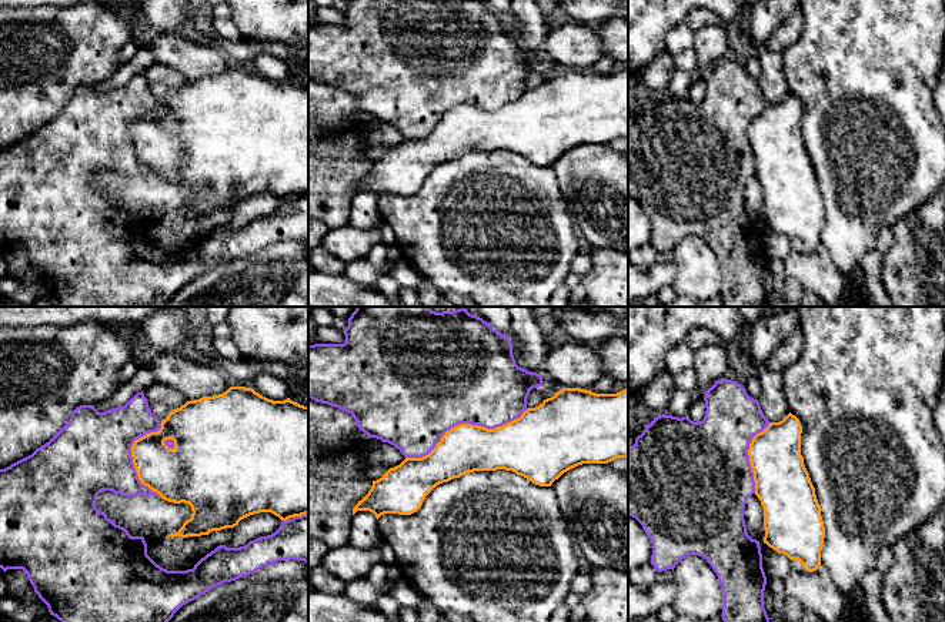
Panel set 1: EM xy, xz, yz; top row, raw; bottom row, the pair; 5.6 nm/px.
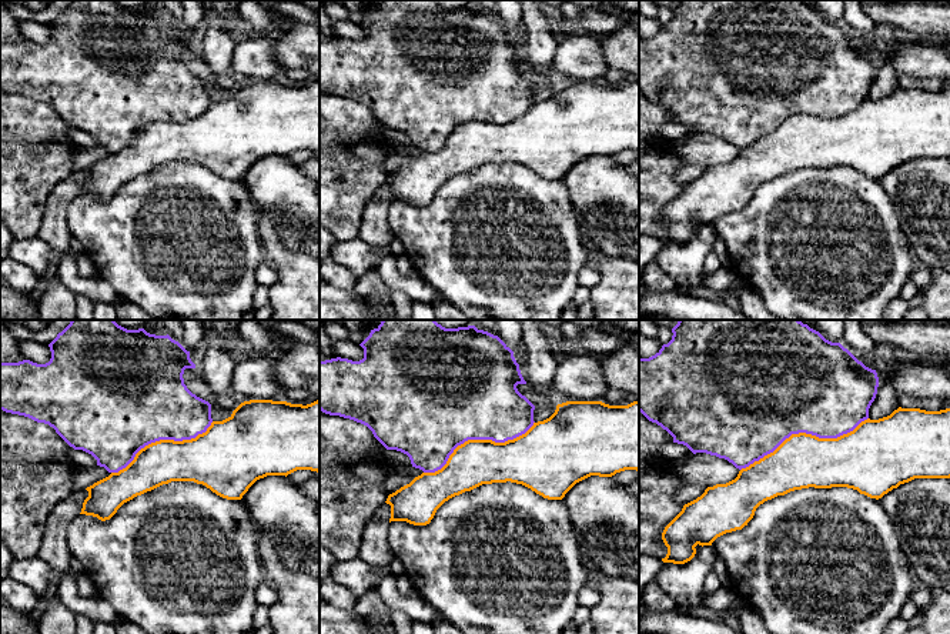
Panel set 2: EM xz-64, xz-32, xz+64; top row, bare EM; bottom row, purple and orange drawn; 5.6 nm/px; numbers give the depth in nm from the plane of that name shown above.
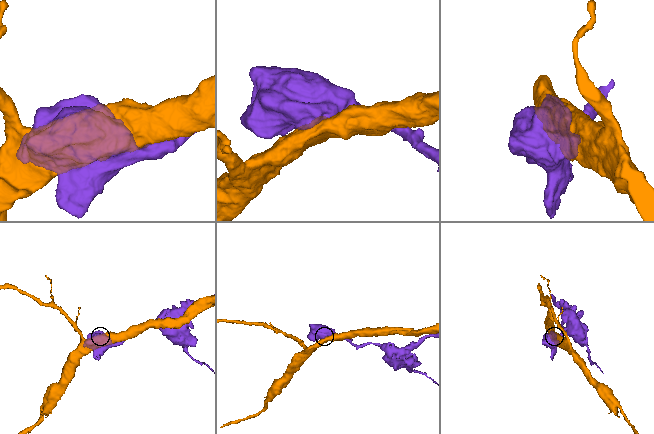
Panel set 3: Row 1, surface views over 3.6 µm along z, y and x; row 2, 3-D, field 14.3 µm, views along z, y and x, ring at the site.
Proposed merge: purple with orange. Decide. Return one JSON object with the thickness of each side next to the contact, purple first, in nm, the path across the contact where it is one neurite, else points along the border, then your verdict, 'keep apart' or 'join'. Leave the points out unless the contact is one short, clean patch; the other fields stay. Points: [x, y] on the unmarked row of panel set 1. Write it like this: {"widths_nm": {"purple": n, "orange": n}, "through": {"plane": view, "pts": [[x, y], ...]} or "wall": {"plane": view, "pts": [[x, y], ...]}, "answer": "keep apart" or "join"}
{"widths_nm": {"purple": 500, "orange": 280}, "answer": "keep apart"}

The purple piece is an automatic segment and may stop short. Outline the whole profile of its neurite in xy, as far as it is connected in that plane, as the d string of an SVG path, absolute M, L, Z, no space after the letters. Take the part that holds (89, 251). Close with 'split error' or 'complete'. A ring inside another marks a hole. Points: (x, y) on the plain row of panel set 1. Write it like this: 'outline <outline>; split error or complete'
outline M143 71L137 73L126 86L111 88L104 93L98 93L94 86L80 86L73 91L67 104L49 123L37 128L31 136L11 144L4 150L0 150L0 248L4 253L7 250L23 250L27 254L34 272L47 285L50 295L56 297L66 307L166 307L166 304L183 285L197 280L214 267L247 257L257 253L260 248L278 241L297 240L308 244L308 194L305 194L283 201L274 214L250 221L244 227L227 228L226 225L220 225L201 238L193 250L167 251L157 245L147 235L147 224L144 217L131 217L126 208L116 205L104 193L98 191L96 188L96 183L97 175L101 171L111 171L124 177L156 175L161 178L157 173L153 173L148 167L140 163L131 137L131 127L134 121L146 114L157 113L160 108L161 103L151 93Z; complete

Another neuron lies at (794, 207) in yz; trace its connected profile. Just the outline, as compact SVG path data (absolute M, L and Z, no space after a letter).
M789 93L752 118L748 136L764 188L764 224L814 253L821 245L825 207L801 136L801 114L799 100Z

